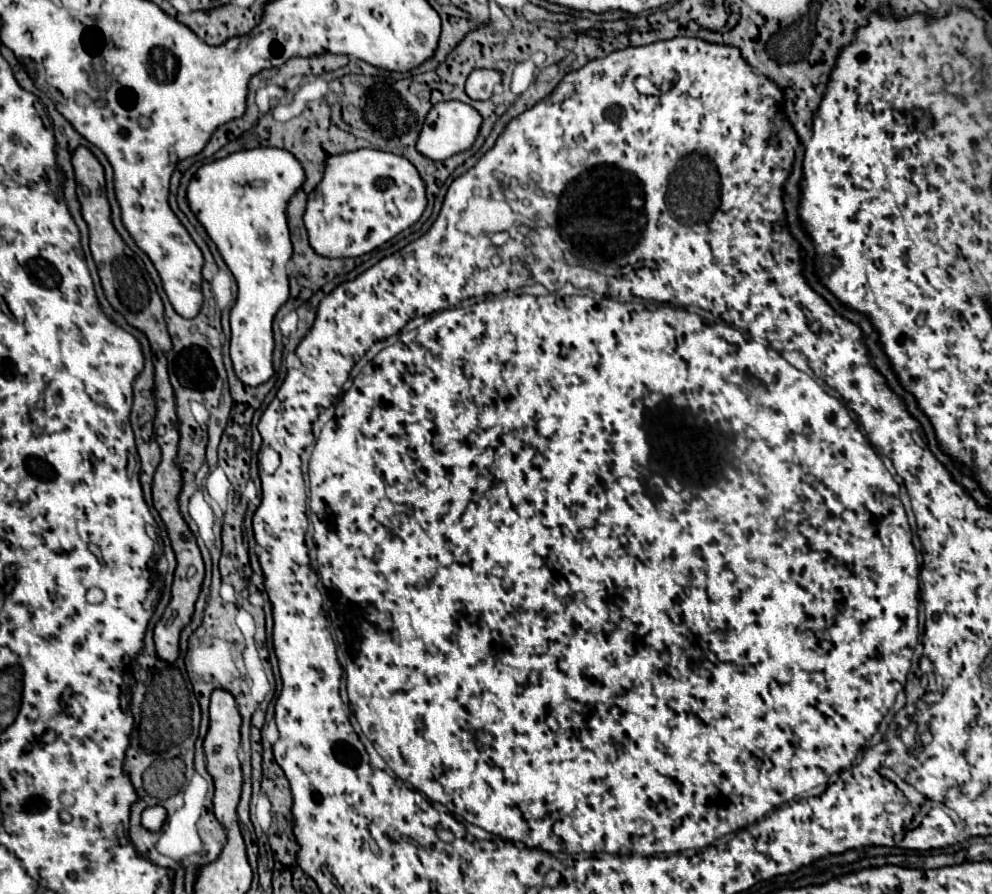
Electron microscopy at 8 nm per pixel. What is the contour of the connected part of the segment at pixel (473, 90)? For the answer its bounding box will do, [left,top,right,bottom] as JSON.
[466,69,502,99]

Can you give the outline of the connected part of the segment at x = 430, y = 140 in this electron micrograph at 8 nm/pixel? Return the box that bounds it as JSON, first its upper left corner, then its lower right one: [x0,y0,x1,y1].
[416,101,482,161]

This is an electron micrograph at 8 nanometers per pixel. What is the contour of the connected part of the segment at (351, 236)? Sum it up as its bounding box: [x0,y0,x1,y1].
[304,149,426,257]

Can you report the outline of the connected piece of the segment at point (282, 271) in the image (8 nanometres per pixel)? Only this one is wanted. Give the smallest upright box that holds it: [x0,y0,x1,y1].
[188,147,304,387]

